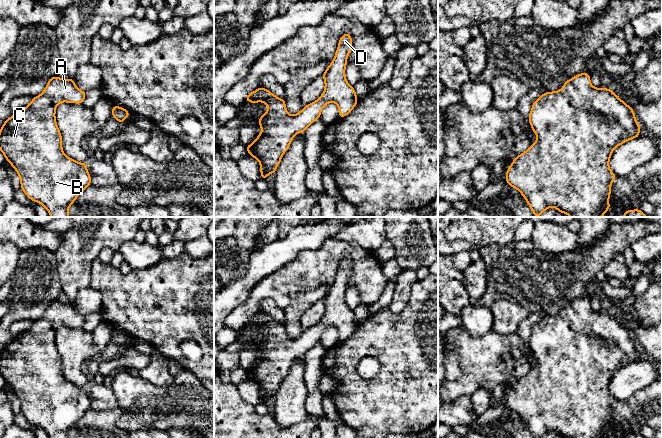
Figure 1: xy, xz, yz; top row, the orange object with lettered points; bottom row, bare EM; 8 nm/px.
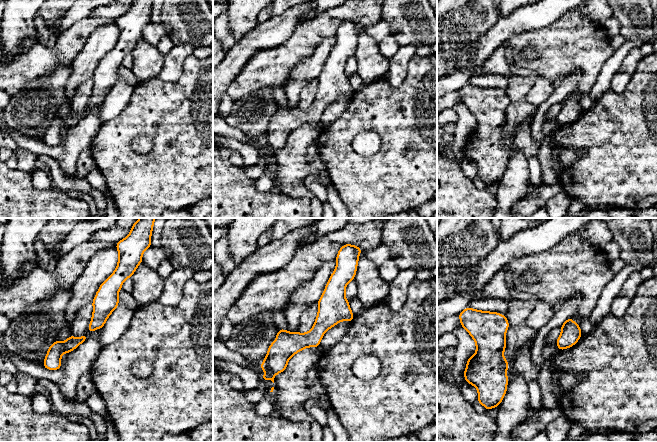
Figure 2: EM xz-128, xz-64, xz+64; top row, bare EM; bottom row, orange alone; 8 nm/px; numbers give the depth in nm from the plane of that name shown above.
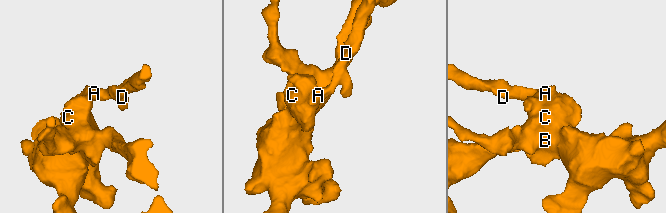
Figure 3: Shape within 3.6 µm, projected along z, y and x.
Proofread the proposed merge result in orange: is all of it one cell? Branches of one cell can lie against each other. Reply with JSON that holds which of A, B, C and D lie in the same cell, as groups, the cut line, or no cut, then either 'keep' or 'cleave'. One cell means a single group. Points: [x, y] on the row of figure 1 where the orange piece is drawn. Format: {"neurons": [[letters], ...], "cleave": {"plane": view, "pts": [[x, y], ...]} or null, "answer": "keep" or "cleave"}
{"neurons": [["A", "B", "C", "D"]], "cleave": null, "answer": "keep"}

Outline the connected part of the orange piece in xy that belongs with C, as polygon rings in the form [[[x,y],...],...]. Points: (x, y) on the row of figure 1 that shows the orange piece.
[[[53,76],[43,93],[34,97],[31,103],[4,122],[0,130],[0,150],[20,177],[21,190],[29,199],[42,204],[51,217],[69,217],[68,209],[75,199],[91,185],[91,177],[86,163],[79,163],[67,157],[62,150],[62,136],[58,129],[55,111],[60,102],[83,103],[86,92],[76,87],[72,78],[67,80]]]

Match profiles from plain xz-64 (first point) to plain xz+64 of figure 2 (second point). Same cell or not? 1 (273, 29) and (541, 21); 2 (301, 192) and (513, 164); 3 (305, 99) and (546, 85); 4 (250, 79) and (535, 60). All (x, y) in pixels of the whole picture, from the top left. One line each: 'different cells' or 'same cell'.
1: same cell
2: same cell
3: same cell
4: same cell

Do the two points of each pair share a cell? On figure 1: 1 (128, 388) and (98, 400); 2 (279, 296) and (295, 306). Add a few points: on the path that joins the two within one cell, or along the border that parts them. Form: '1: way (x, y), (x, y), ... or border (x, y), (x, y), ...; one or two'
1: border (110, 386), (118, 406); two
2: border (289, 296), (290, 299); two

